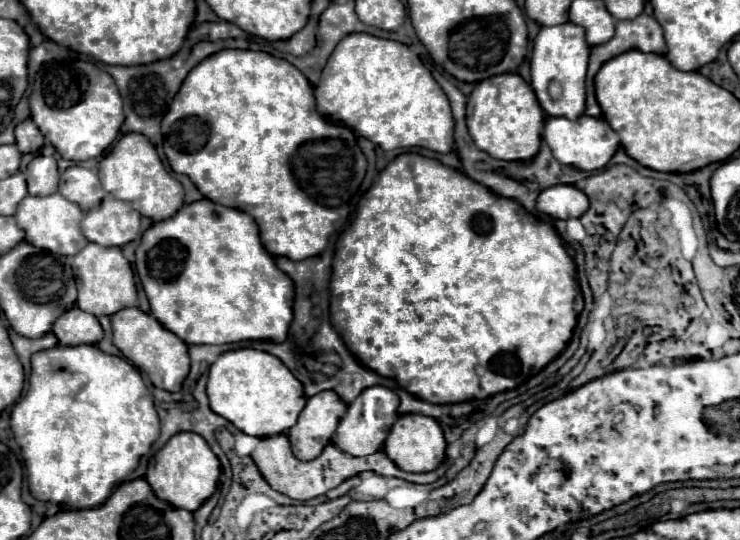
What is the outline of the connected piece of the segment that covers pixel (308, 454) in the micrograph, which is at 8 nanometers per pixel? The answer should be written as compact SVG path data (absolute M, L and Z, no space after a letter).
M331 390L319 392L307 400L297 424L289 430L291 450L299 460L315 460L329 444L347 404Z

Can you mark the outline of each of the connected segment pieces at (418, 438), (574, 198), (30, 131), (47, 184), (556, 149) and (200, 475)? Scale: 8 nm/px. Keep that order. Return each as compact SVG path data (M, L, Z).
M403 414L397 418L387 436L385 454L405 472L431 472L445 460L445 446L447 442L443 438L443 430L435 418L421 414Z
M557 184L537 196L537 210L553 218L579 218L589 208L589 198L575 186Z
M27 118L21 124L15 126L15 144L17 148L25 154L25 152L37 152L43 146L43 136L39 132L39 128Z
M35 156L27 166L27 186L31 196L47 196L57 192L59 172L53 156Z
M585 114L579 116L575 122L567 120L567 118L551 118L549 116L545 122L543 140L547 142L553 156L561 164L569 164L569 166L575 166L575 168L587 170L587 172L603 168L611 160L615 150L619 148L617 132L611 130L611 126L603 118L593 118L593 116L585 116Z
M175 434L151 458L145 480L151 484L157 498L173 504L175 508L195 512L215 492L219 474L221 474L221 464L217 456L211 452L207 442L199 438L199 434Z

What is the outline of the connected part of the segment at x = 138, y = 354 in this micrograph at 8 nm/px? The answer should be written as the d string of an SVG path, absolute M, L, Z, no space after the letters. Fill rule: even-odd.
M139 308L119 310L119 314L111 316L111 326L113 326L113 344L131 364L135 364L141 372L149 376L155 388L169 392L181 390L181 384L189 374L187 344L181 338L171 334L171 330L167 330L155 316L145 314Z

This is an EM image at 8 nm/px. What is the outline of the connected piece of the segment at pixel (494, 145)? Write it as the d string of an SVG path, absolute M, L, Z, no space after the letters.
M497 74L479 82L467 100L467 128L477 148L497 160L531 160L541 146L545 114L519 74Z

